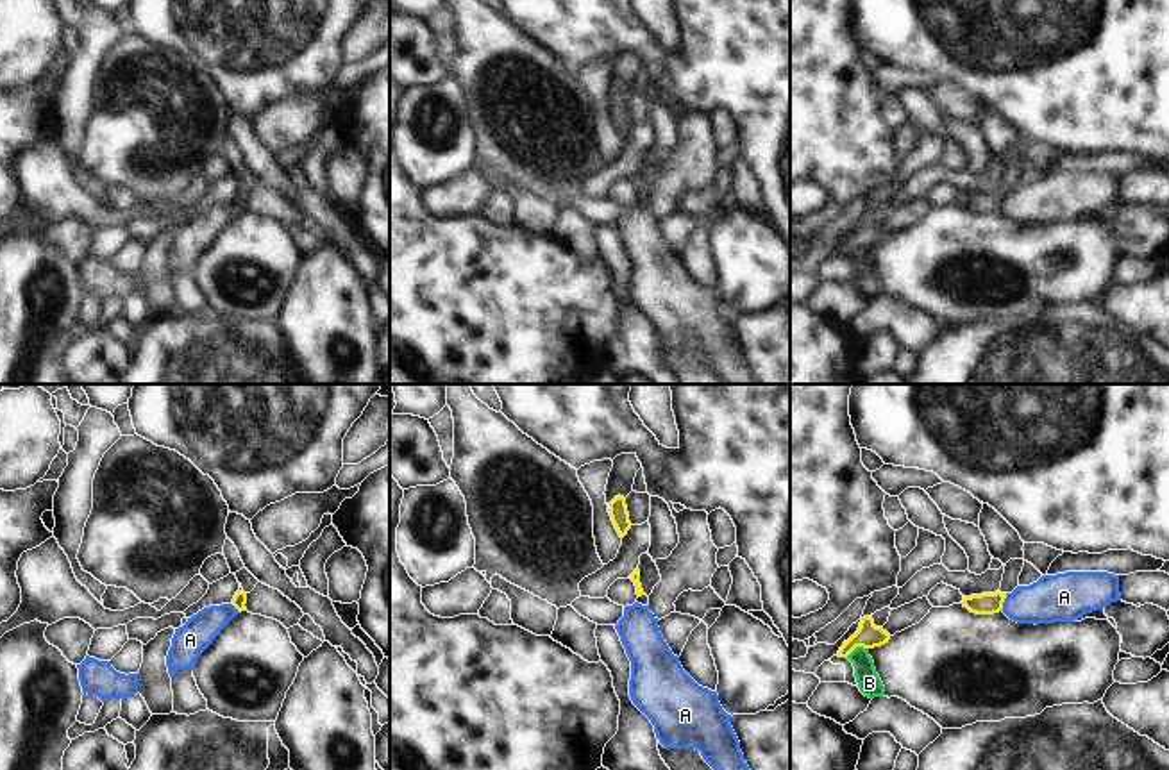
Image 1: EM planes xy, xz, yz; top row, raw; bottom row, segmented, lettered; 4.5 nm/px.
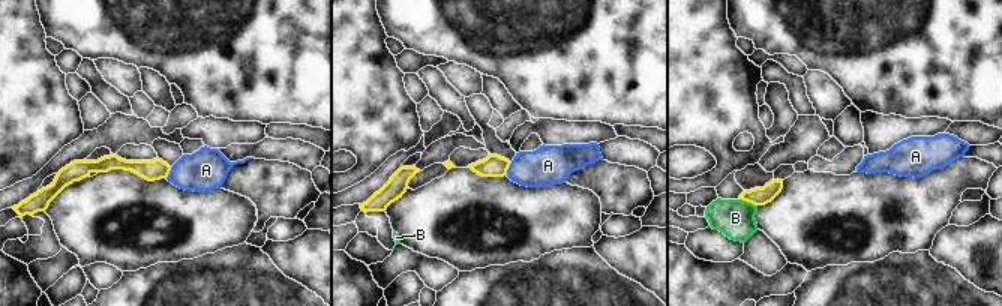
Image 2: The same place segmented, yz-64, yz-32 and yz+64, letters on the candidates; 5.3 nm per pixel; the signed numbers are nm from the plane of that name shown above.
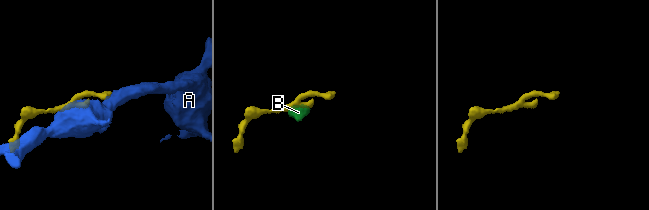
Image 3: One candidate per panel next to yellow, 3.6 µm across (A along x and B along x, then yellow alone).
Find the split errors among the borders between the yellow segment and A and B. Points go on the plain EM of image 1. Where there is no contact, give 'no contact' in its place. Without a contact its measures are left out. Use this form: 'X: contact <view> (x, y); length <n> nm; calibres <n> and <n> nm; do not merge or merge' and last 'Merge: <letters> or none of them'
A: contact yz (1003, 200); length 90 nm; calibres 100 and 220 nm; do not merge
B: contact yz (857, 245); length 110 nm; calibres 110 and 110 nm; do not merge
Merge: none of them

